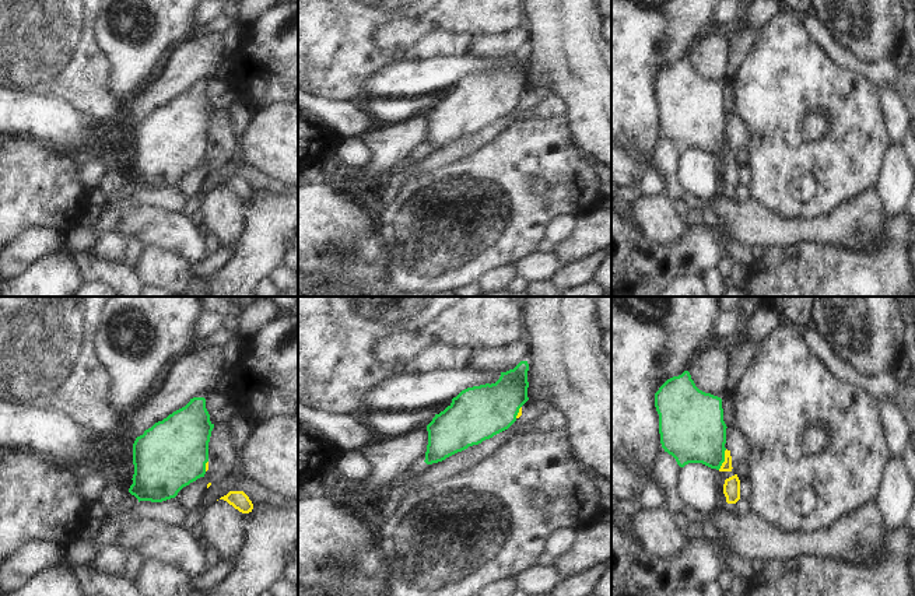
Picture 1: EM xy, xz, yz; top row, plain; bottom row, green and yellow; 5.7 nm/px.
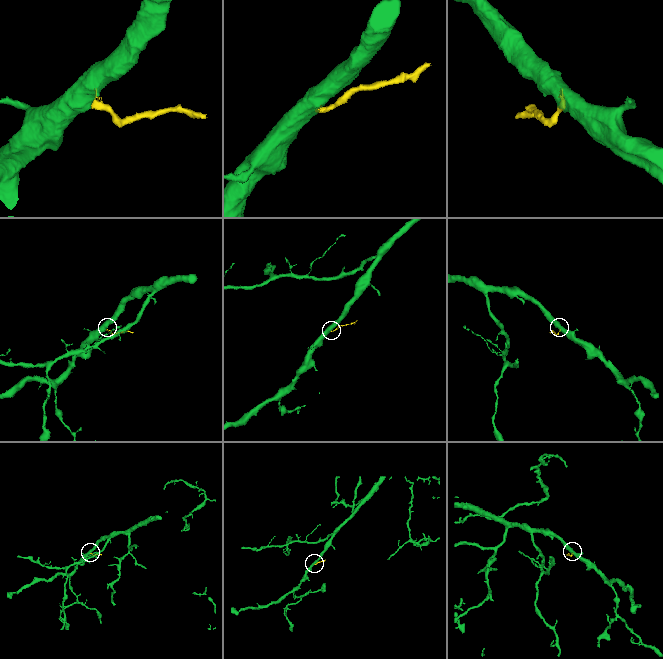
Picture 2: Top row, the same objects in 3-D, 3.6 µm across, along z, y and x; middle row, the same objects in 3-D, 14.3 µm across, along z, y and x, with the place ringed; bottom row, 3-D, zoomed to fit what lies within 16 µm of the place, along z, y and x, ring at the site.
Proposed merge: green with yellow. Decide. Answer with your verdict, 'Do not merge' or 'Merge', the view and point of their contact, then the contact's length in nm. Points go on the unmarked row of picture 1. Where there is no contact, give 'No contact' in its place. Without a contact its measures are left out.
Do not merge. Touches green at yz (724, 146). Shared border 130 nm.

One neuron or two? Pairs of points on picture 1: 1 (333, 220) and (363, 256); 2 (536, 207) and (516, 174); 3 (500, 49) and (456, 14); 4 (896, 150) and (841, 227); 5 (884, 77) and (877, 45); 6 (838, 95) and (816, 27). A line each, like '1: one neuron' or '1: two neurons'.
1: one neuron
2: one neuron
3: two neurons
4: two neurons
5: two neurons
6: two neurons

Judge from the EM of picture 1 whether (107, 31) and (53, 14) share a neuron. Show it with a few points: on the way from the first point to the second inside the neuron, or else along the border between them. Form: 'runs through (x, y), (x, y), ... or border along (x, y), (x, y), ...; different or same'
border along (97, 14), (94, 24); different

